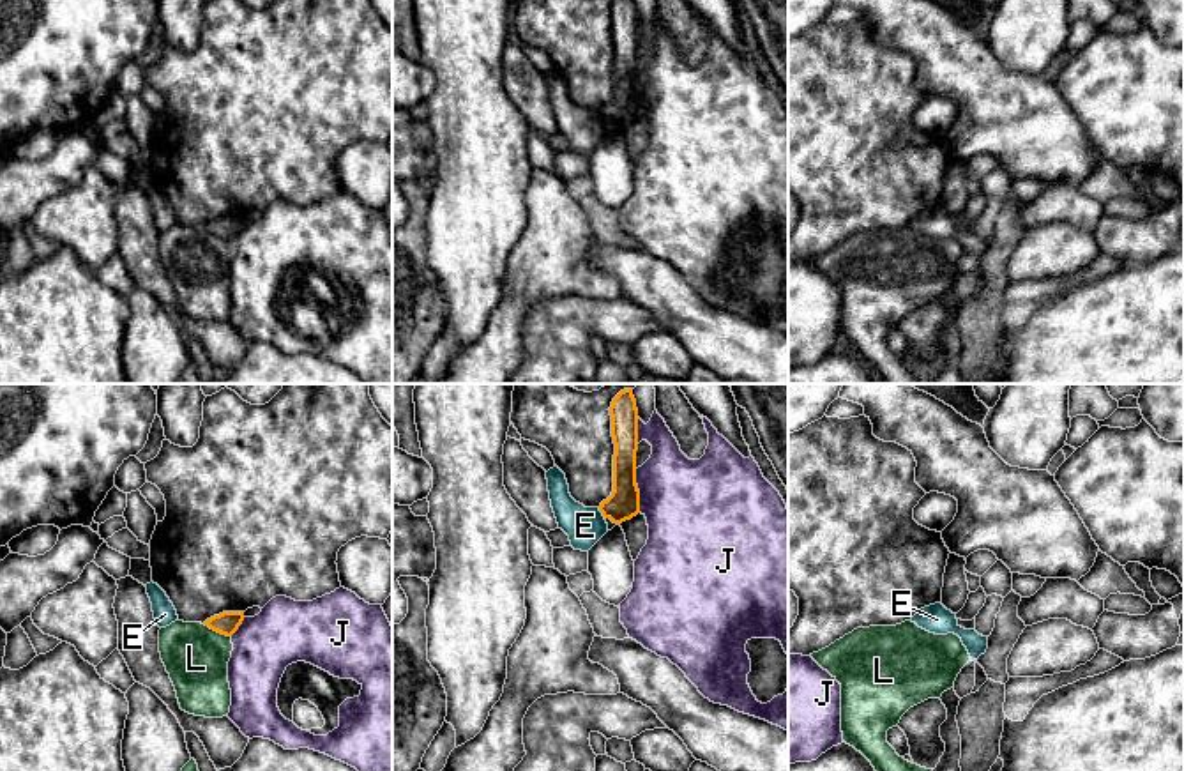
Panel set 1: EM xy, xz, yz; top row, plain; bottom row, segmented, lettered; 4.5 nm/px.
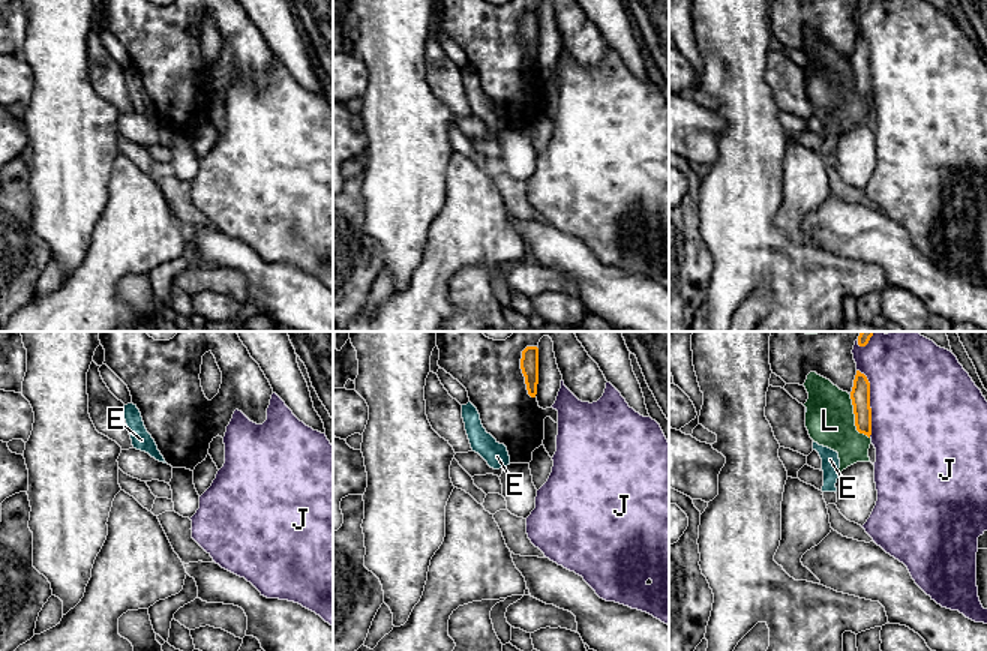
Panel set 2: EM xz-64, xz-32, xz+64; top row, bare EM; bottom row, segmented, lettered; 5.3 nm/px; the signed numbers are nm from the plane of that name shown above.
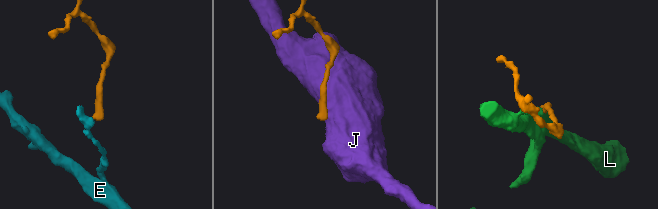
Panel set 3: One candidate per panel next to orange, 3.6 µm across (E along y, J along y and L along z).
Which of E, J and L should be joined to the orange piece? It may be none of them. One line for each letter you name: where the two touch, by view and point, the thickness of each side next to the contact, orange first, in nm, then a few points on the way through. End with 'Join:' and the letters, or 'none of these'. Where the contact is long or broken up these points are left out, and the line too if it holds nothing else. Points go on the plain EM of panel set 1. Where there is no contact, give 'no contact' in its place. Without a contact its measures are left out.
Join: none of these

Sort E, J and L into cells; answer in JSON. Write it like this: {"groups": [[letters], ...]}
{"groups": [["E"], ["J"], ["L"]]}

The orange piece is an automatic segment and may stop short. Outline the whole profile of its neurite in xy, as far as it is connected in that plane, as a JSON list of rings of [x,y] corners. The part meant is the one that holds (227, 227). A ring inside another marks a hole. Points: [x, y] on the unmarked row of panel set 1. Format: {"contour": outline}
{"contour": [[[223,216],[207,223],[203,228],[210,233],[231,240],[244,225],[244,216]]]}

